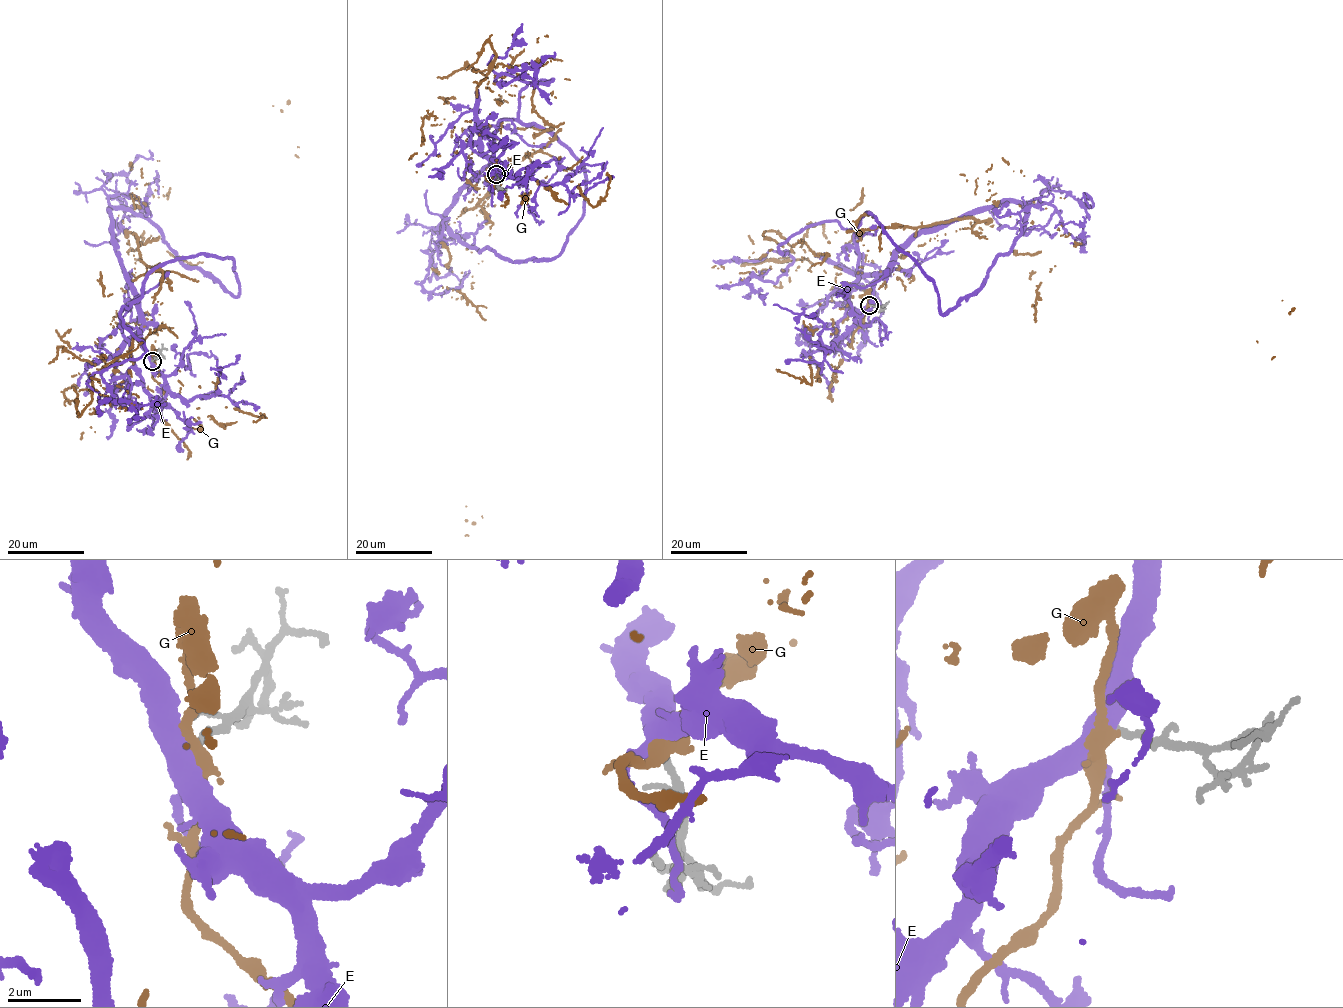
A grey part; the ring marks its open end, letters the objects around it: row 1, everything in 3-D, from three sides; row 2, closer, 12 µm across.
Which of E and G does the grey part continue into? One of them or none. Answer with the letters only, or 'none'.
E

